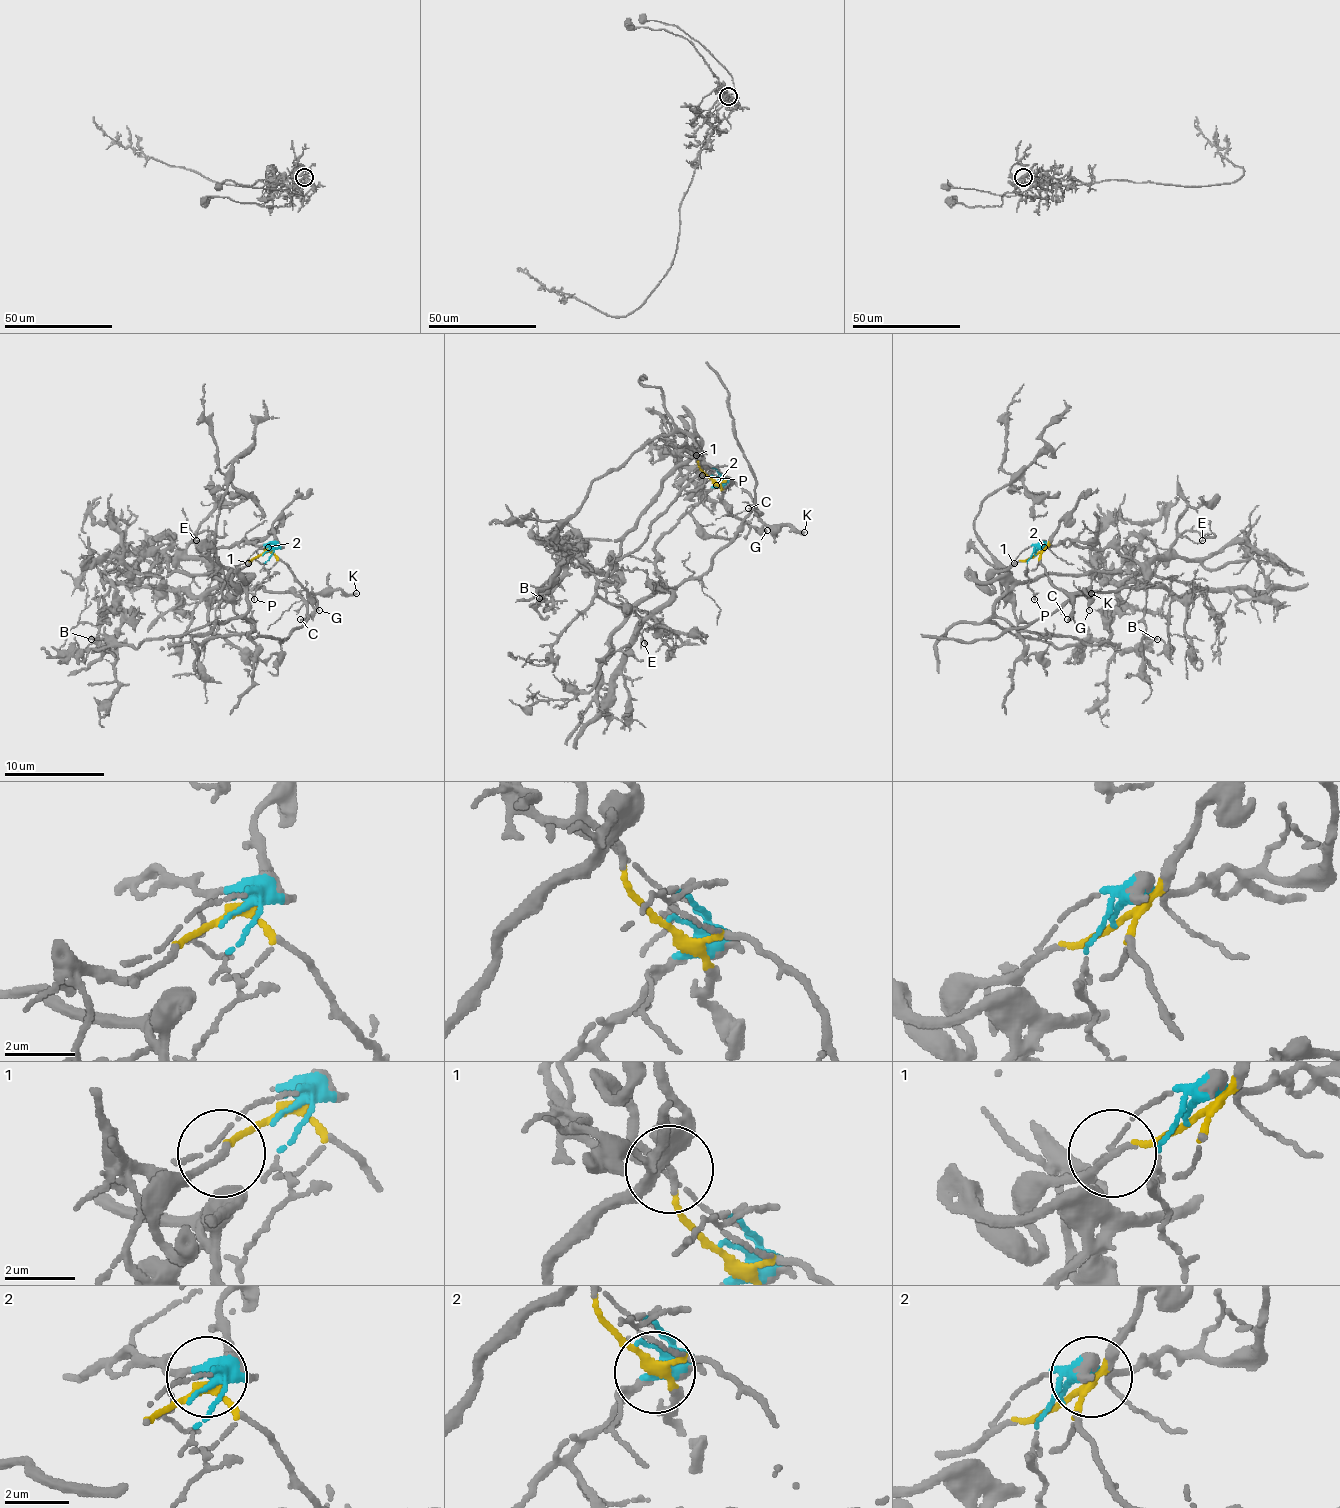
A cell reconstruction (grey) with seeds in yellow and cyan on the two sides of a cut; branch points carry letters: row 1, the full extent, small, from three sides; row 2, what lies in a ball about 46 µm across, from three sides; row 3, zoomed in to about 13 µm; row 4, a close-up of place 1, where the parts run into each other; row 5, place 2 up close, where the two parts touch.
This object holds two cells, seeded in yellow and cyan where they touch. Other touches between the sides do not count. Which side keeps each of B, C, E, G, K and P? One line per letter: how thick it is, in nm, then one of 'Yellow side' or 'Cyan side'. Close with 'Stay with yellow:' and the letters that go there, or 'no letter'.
B: Thickness 160 nm. Yellow side
C: Thickness 140 nm. Yellow side
E: Thickness 120 nm. Cyan side
G: Thickness 190 nm. Yellow side
K: Thickness 240 nm. Yellow side
P: Thickness 180 nm. Cyan side
Stay with yellow: B, C, G, K

